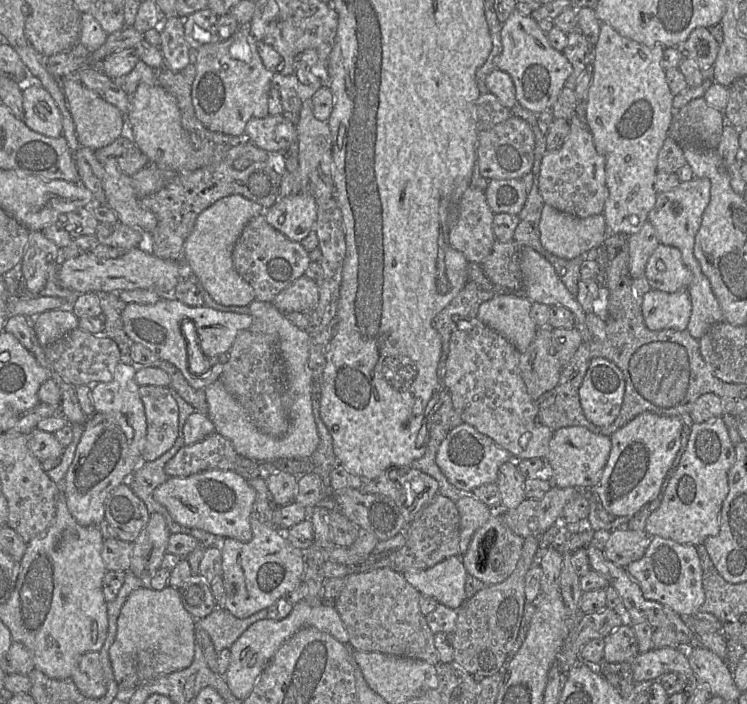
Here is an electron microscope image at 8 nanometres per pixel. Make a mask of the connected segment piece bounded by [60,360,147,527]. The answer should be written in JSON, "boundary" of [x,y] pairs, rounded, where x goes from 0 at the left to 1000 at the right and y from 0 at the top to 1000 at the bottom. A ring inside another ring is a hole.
{"boundary":[[[162,511],[146,543],[123,548],[126,585],[112,602],[111,616],[103,632],[100,648],[84,685],[80,688],[95,732],[108,747],[131,747],[141,737],[142,709],[159,688],[170,685],[190,656],[190,641],[197,616],[197,598],[186,547],[181,540],[182,520],[174,511]]]}

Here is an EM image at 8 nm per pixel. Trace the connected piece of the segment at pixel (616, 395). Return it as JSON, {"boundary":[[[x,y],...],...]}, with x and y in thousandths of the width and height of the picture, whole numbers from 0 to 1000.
{"boundary":[[[793,510],[775,554],[784,594],[801,607],[818,604],[830,587],[837,547],[833,527],[819,513]]]}

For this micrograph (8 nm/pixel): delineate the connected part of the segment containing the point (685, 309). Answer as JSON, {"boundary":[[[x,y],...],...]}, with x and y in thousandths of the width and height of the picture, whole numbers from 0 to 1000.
{"boundary":[[[870,411],[859,422],[858,439],[863,462],[873,470],[920,467],[925,447],[921,411],[892,416]]]}

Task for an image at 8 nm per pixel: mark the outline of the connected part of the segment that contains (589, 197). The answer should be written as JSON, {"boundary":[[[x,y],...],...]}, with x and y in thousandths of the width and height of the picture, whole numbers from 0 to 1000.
{"boundary":[[[767,163],[763,186],[748,212],[731,214],[723,234],[722,273],[730,290],[775,310],[807,304],[814,280],[810,254],[810,224],[795,207],[791,186],[783,169]]]}

